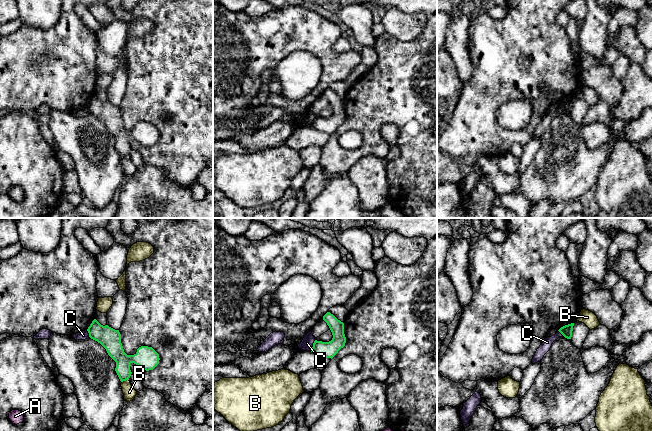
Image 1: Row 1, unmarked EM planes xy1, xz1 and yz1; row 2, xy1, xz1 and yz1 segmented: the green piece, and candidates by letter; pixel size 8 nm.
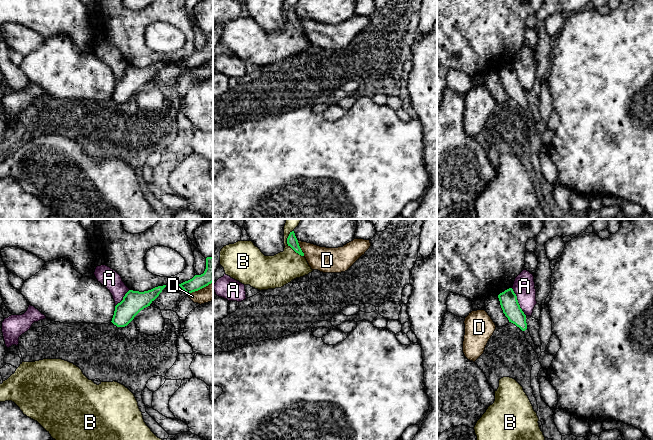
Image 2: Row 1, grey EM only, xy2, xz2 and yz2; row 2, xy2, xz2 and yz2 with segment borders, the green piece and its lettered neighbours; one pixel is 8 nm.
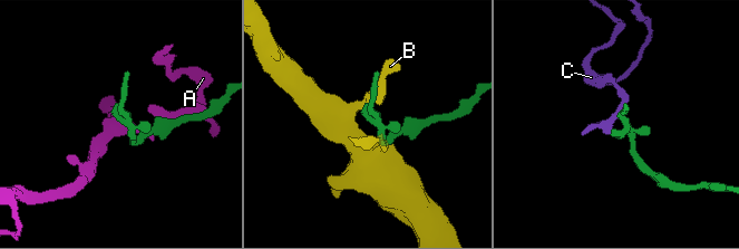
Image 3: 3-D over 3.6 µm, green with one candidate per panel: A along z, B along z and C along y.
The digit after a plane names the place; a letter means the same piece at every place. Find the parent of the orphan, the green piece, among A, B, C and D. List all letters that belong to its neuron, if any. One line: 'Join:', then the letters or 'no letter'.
Join: no letter

